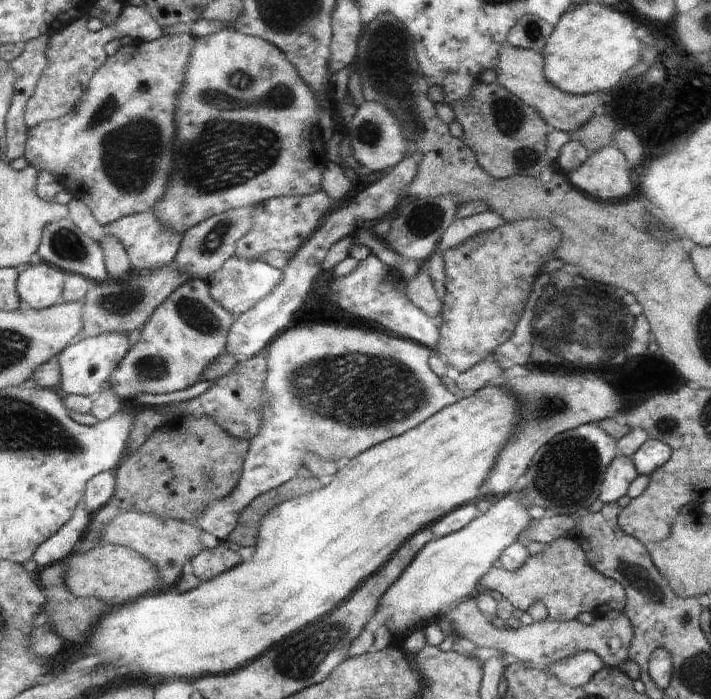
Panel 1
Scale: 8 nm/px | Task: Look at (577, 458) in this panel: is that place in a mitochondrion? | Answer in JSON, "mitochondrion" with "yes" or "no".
{"mitochondrion":"yes"}

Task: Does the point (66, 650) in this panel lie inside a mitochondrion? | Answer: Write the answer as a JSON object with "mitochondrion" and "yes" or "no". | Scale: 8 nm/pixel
{"mitochondrion":"no"}

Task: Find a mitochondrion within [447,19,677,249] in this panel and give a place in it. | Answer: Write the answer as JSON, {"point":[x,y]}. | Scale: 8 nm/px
{"point":[508,117]}

